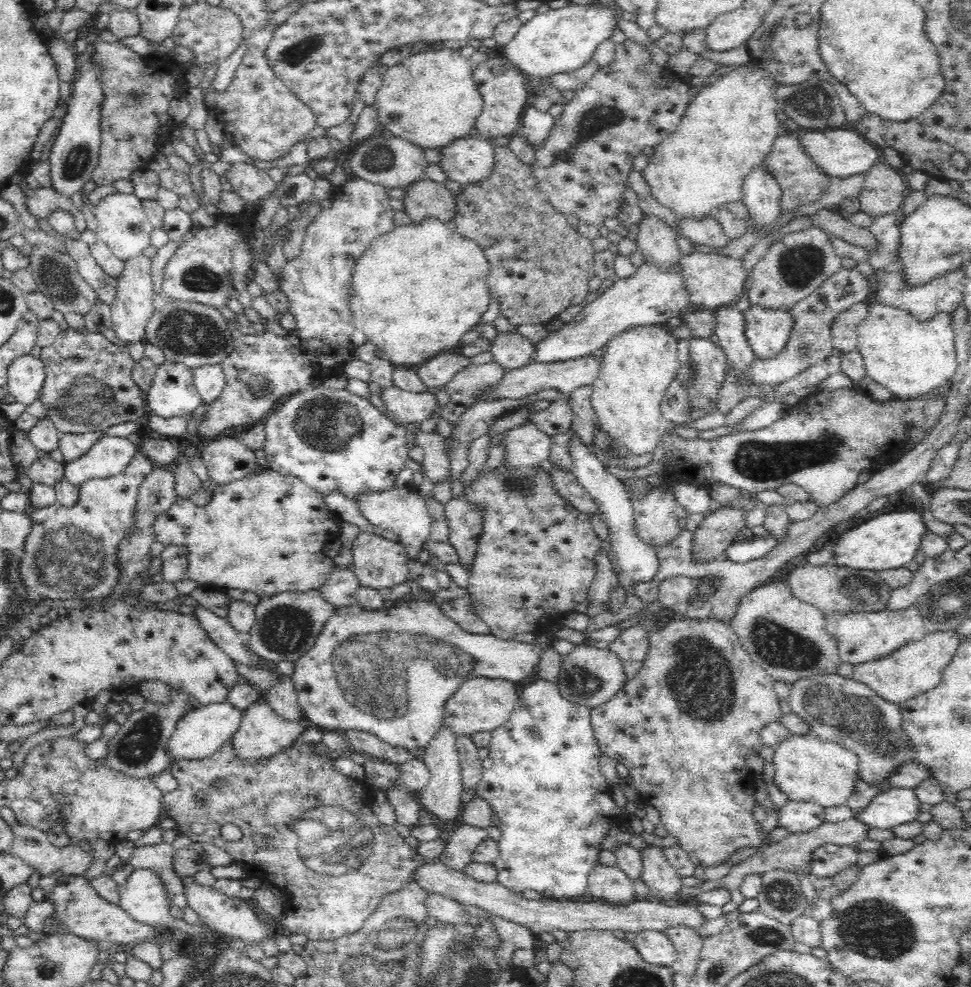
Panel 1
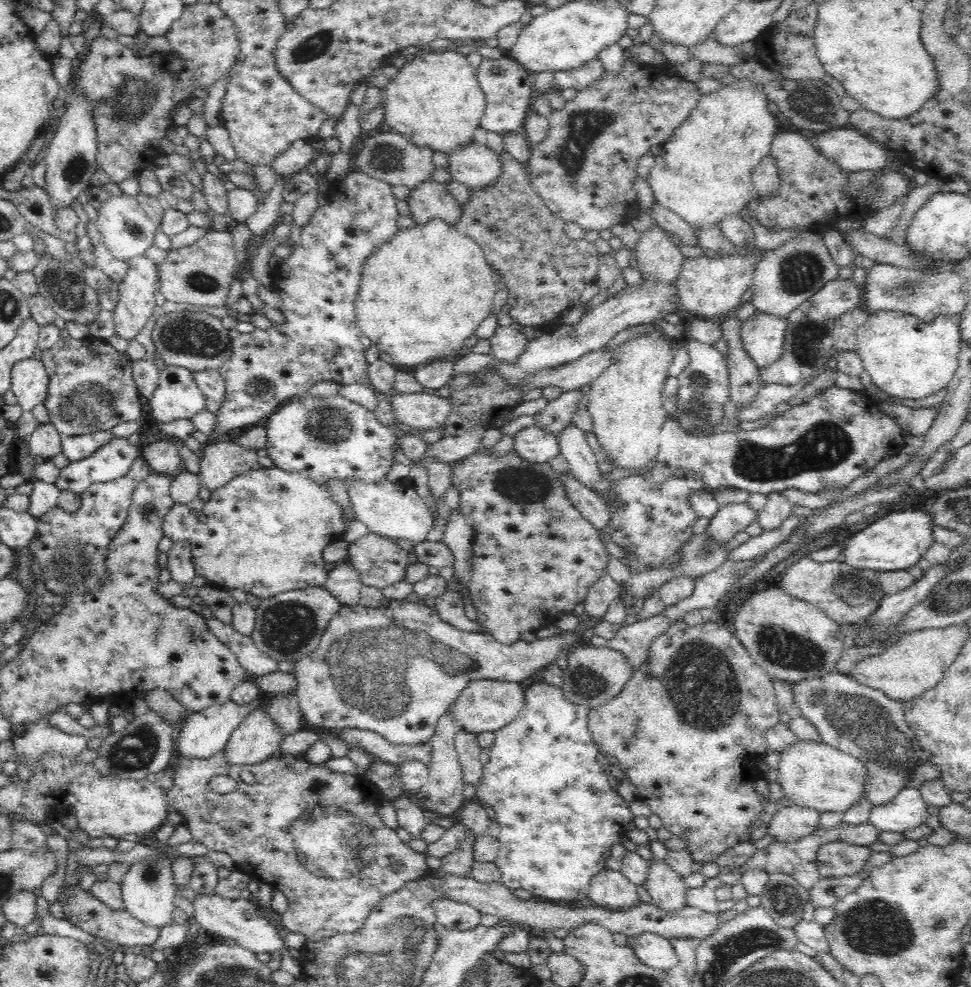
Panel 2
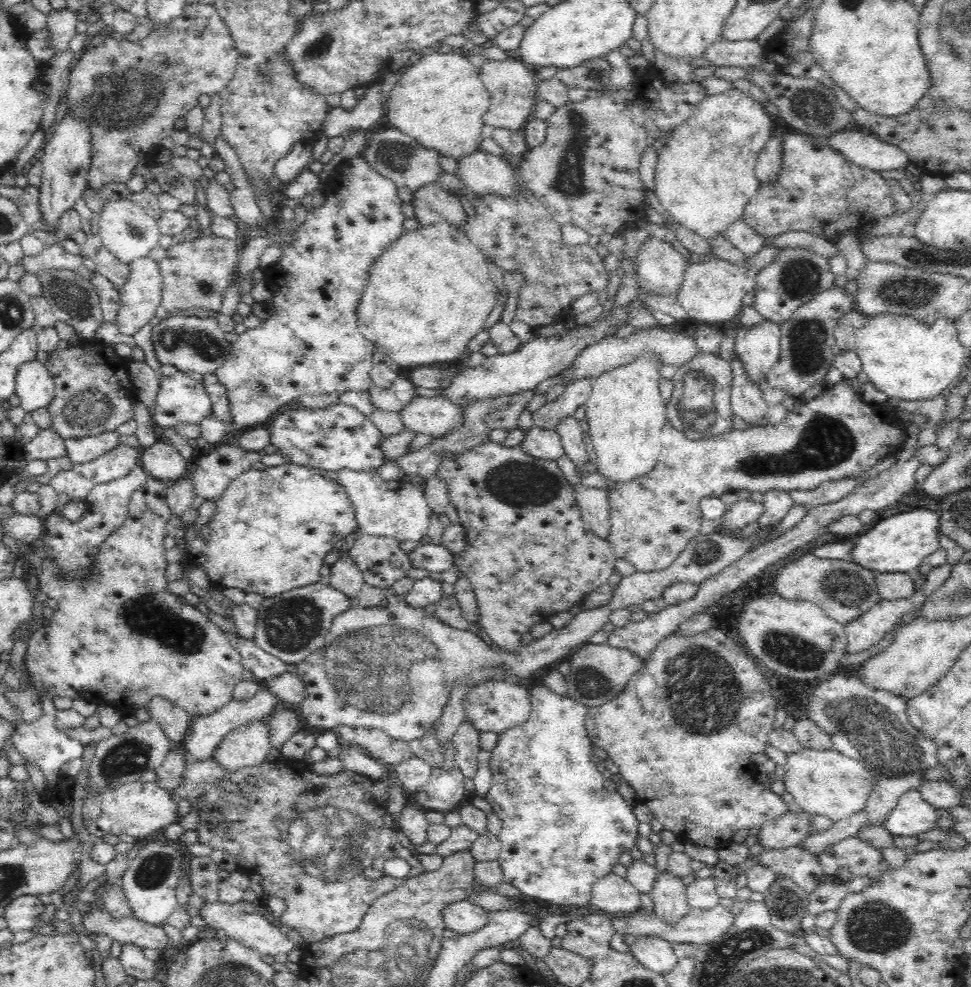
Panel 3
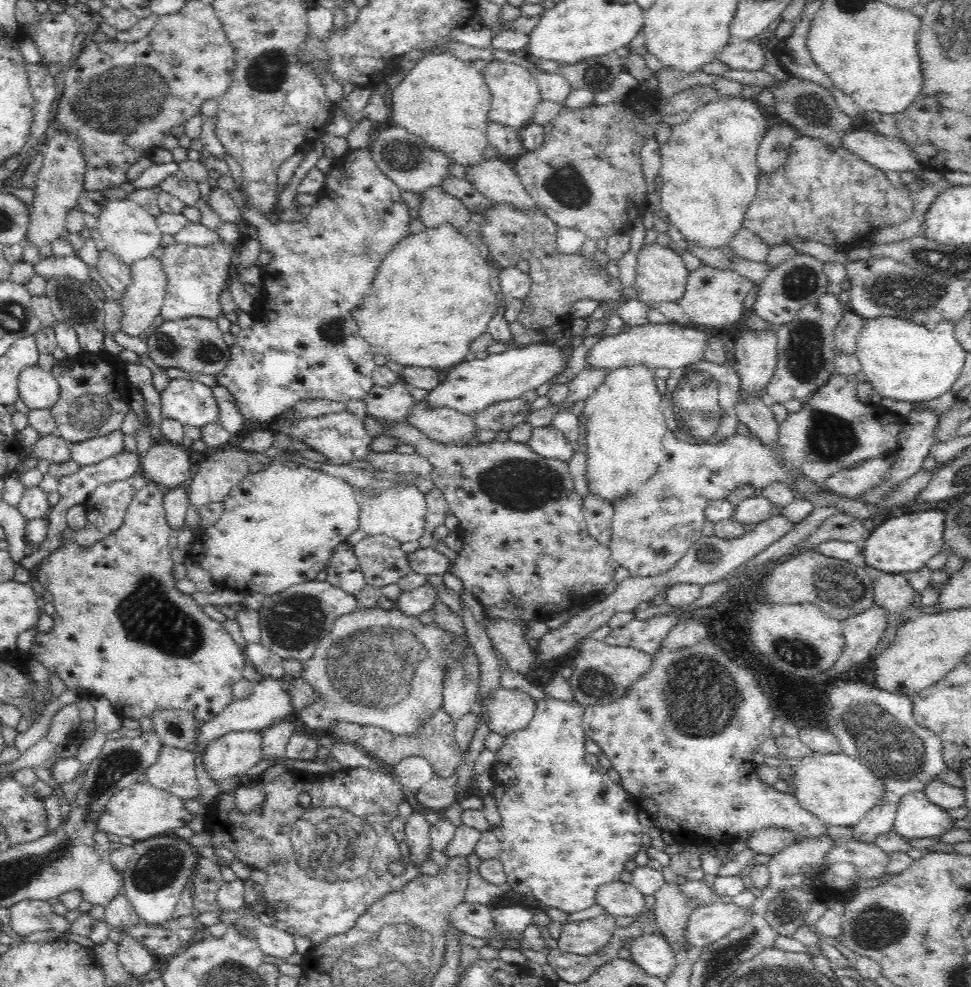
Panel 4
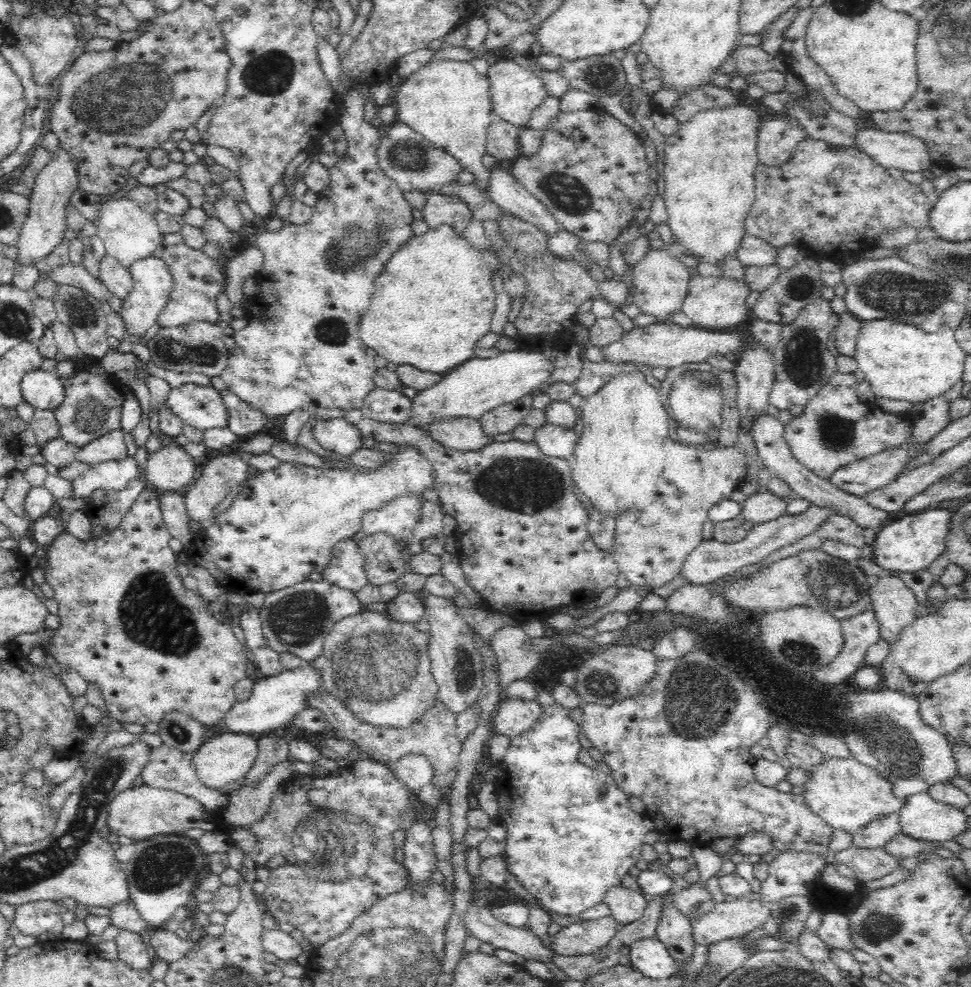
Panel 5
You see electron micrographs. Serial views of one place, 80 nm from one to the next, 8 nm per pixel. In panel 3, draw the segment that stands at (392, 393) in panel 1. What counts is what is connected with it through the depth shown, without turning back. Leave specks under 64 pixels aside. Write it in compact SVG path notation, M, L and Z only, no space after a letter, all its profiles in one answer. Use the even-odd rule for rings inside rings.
M415 396L402 408L400 418L406 428L418 434L428 434L435 440L460 428L464 422L464 413L462 407L442 396L433 398Z

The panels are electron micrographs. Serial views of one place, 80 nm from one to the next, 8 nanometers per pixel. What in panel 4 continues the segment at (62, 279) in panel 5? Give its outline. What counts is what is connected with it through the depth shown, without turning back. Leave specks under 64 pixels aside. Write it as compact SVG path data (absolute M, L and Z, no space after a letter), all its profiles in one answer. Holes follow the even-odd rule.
M45 251L38 264L34 264L35 274L48 278L75 278L78 282L90 282L88 265L77 255L55 258L51 252Z

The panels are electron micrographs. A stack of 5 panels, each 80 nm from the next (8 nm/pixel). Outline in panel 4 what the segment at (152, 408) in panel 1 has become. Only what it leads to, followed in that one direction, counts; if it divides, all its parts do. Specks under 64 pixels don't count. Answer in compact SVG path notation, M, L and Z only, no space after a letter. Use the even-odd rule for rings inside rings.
M171 380L161 392L162 419L168 417L182 423L202 428L218 422L218 403L213 388L198 380Z

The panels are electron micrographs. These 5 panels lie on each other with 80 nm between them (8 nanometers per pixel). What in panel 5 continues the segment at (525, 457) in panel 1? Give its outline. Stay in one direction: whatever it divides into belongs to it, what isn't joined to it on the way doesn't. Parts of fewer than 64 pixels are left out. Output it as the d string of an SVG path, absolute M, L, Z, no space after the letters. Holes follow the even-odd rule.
M547 422L536 429L533 442L546 456L568 460L574 454L578 439L578 434L573 428L567 429Z

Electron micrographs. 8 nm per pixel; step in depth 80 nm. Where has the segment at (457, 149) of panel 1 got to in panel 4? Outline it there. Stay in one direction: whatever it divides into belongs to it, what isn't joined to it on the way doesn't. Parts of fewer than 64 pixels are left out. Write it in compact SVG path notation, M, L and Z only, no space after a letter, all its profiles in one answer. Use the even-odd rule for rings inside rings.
M483 158L478 164L464 168L465 178L473 188L497 204L508 204L520 210L539 208L526 191L512 163L503 158Z

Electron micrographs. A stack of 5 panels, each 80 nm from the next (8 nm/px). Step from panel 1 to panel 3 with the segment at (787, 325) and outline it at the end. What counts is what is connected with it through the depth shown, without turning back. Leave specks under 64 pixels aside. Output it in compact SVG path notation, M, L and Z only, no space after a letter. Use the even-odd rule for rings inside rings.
M764 320L757 326L742 327L736 332L734 351L746 368L746 375L759 383L766 379L781 354L782 326Z

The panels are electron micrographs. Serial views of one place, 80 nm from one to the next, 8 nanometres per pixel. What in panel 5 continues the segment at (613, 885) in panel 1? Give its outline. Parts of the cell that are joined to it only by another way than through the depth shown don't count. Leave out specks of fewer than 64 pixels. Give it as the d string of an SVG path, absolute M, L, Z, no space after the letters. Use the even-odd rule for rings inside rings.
M621 885L610 888L602 902L608 905L611 917L623 926L638 920L644 914L647 905L641 893L634 891L634 888L630 889Z

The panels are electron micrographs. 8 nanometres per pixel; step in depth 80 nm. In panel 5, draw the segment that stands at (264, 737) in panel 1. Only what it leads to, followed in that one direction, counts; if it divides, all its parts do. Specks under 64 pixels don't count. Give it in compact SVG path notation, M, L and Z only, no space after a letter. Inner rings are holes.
M219 733L209 737L206 742L193 753L192 764L202 784L207 788L223 788L227 784L244 778L253 767L258 754L258 737L238 733Z

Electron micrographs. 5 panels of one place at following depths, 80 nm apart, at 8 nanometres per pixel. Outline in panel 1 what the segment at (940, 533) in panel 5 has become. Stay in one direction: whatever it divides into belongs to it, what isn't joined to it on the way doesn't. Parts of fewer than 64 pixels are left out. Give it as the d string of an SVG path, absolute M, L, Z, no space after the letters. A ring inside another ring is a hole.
M891 511L875 516L869 515L864 522L847 530L834 544L836 565L858 570L890 570L908 566L920 551L926 536L926 519L922 511Z

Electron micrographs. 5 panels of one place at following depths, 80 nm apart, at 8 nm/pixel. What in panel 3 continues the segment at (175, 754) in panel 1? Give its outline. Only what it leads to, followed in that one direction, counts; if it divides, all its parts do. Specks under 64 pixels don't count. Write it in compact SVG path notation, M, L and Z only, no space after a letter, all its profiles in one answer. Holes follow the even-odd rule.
M259 682L258 690L252 698L246 700L233 698L226 706L216 710L216 712L212 712L212 714L208 714L208 716L193 717L190 730L188 730L188 736L184 738L180 748L184 750L189 760L210 759L218 743L221 743L221 740L227 734L230 734L232 729L252 724L252 722L268 721L270 714L281 704L284 705L285 702L282 702L272 689L268 689L268 685L264 684L264 682Z

